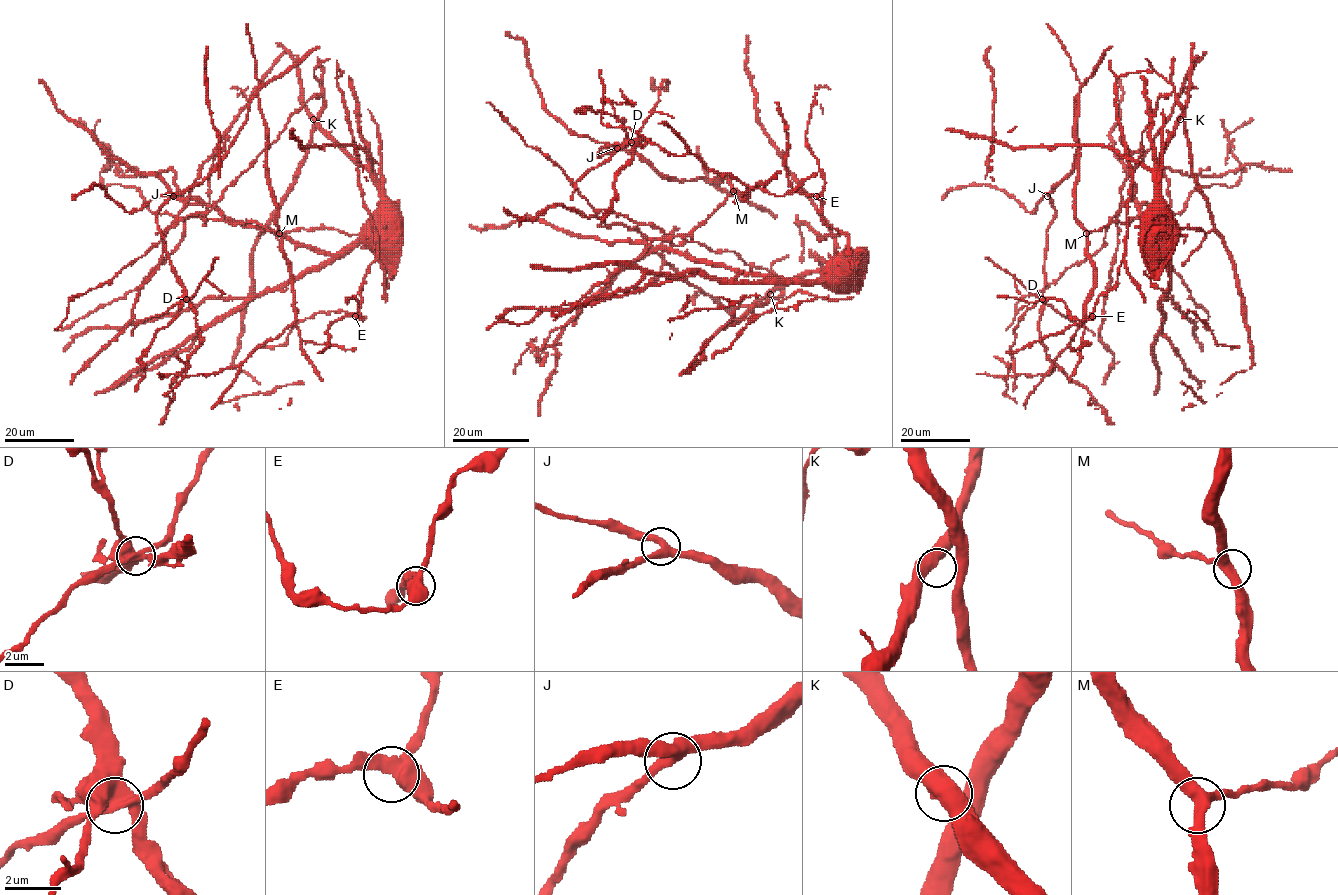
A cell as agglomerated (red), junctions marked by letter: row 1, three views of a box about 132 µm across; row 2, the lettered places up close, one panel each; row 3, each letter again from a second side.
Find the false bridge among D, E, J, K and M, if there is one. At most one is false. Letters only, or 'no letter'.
D

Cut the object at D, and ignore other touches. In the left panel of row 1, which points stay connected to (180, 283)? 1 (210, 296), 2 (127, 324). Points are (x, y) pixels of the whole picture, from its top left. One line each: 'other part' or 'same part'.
1: same part
2: same part

